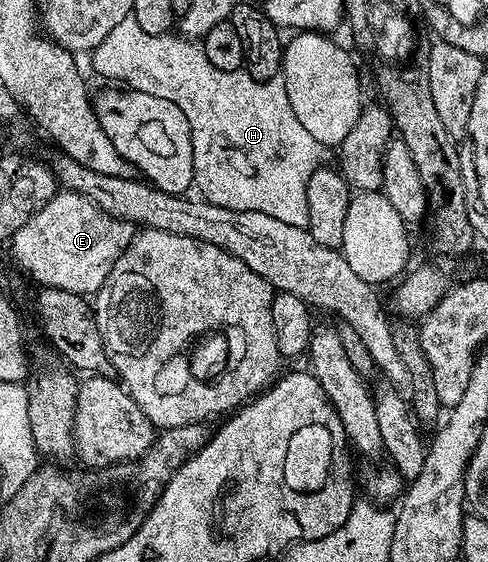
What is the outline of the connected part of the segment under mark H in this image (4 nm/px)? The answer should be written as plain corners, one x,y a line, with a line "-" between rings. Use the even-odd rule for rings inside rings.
132,16
114,27
90,53
90,58
93,71
105,77
108,83
119,83
138,93
166,99
186,115
192,136
192,180
195,188
200,188
199,196
203,200
234,211
262,211
262,215
282,219
282,223
290,223
290,227
307,229
306,183
310,183
310,175
325,164
326,146
318,143
318,139
298,123
283,80
255,81
240,69
218,71
218,67
206,59
206,51
199,40
172,31
146,35
146,31
138,27
138,19

